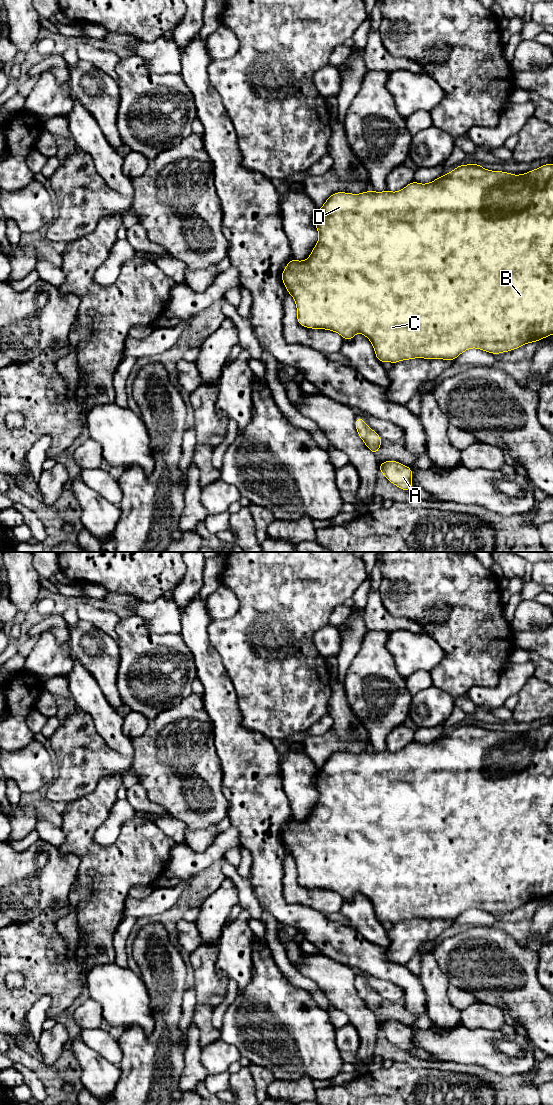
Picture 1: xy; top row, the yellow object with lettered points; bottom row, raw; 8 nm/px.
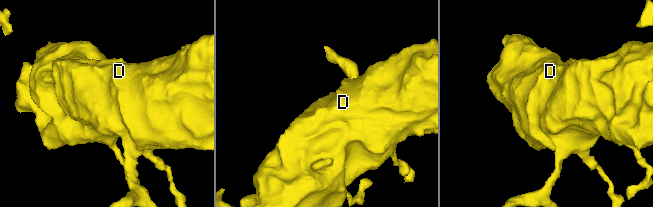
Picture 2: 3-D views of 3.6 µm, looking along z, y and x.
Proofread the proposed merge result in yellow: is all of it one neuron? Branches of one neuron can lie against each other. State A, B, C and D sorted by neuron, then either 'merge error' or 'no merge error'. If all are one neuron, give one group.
A B C D; no merge error

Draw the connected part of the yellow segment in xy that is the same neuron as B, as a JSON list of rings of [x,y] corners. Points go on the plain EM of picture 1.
[[[553,722],[520,735],[514,735],[504,731],[491,731],[484,729],[477,723],[462,726],[458,725],[453,731],[446,735],[441,735],[432,742],[420,744],[412,741],[402,750],[397,752],[391,752],[389,750],[383,752],[369,750],[360,754],[336,752],[329,756],[321,769],[318,769],[315,786],[319,793],[319,799],[315,807],[312,809],[311,815],[305,821],[298,821],[291,818],[281,834],[281,839],[287,849],[287,853],[294,858],[297,867],[297,882],[299,885],[306,888],[325,889],[337,892],[346,901],[352,900],[355,894],[361,893],[370,900],[376,918],[381,923],[388,921],[395,924],[399,921],[415,918],[453,921],[464,911],[471,908],[477,908],[497,915],[503,912],[513,911],[528,903],[539,902],[541,899],[553,895]]]

